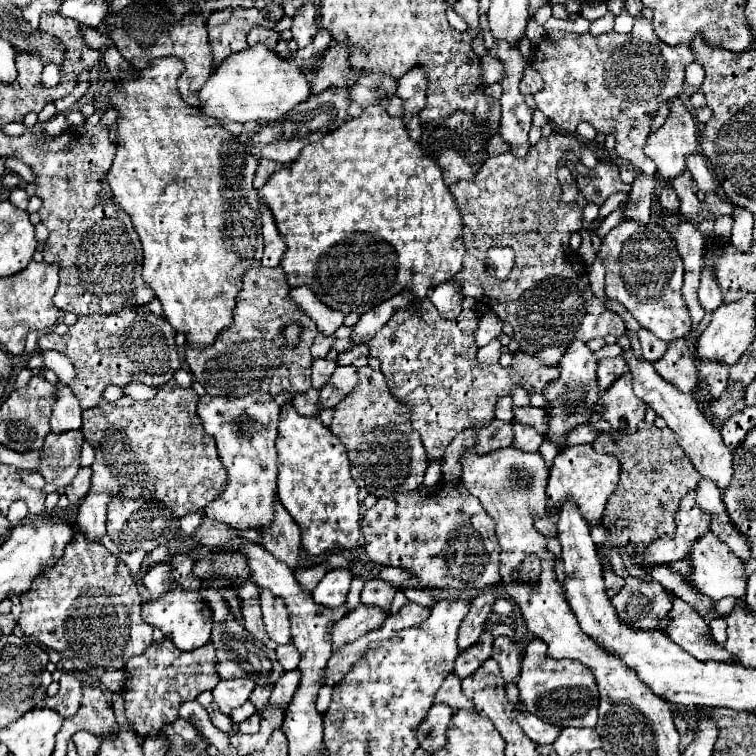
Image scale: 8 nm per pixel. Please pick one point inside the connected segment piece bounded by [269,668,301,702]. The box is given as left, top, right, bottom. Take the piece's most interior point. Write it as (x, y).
(286, 685)

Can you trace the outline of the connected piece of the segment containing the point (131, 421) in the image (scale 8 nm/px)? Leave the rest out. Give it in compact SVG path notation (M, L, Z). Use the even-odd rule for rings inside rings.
M171 378L159 388L153 400L135 402L133 398L123 396L115 402L101 400L95 408L83 410L81 430L85 434L85 440L95 450L95 462L91 466L91 490L79 506L79 526L87 540L99 540L105 534L107 504L113 496L137 498L137 494L141 494L143 498L147 498L151 494L163 494L163 504L173 510L173 516L181 518L189 512L203 510L209 502L213 502L213 498L217 498L217 494L221 494L221 490L225 490L225 466L221 466L215 442L209 438L209 434L205 434L201 426L201 418L195 412L197 402L199 396L193 388L181 388L175 378Z

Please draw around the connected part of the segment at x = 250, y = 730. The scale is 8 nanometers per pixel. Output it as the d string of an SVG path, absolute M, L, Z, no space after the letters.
M255 712L245 722L239 724L239 732L243 732L243 734L255 734L255 732L259 732L259 720L261 720L261 716Z

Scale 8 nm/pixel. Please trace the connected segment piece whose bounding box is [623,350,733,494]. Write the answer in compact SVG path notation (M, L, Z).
M625 350L623 352L623 358L633 374L633 390L635 390L635 396L641 398L645 404L649 404L665 422L667 426L677 434L677 440L679 440L679 446L685 450L685 454L691 458L695 470L711 480L719 490L721 494L725 492L725 488L729 486L729 480L733 478L733 456L729 454L729 450L725 450L725 444L723 444L723 438L719 434L719 430L715 430L713 426L709 426L709 420L703 416L703 412L699 410L699 404L695 400L693 394L683 394L679 392L673 384L665 382L653 368L651 362L647 362L645 358L639 358L635 356L633 350Z

